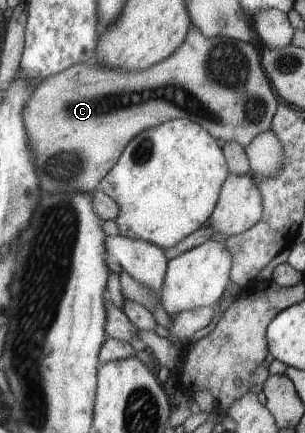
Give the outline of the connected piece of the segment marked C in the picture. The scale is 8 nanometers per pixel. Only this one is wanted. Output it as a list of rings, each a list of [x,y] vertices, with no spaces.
[[[192,26],[188,37],[186,37],[182,45],[173,54],[170,54],[168,58],[155,63],[145,70],[124,72],[114,68],[105,68],[94,62],[90,65],[76,64],[60,73],[50,74],[46,77],[46,81],[35,87],[24,109],[25,126],[29,131],[29,142],[33,144],[33,150],[37,153],[37,174],[40,176],[42,191],[46,191],[47,194],[51,194],[54,191],[74,192],[76,194],[78,192],[86,193],[96,190],[100,187],[102,178],[113,169],[114,164],[121,157],[121,153],[125,150],[128,142],[136,138],[141,131],[159,126],[173,119],[189,119],[194,123],[199,123],[202,127],[206,128],[206,131],[210,132],[210,135],[213,135],[221,143],[238,142],[244,147],[248,146],[258,134],[271,129],[274,114],[277,113],[278,99],[276,99],[272,87],[270,87],[270,81],[268,81],[268,77],[266,77],[267,73],[264,73],[264,70],[262,69],[262,65],[260,65],[260,53],[250,43],[240,40],[236,41],[234,38],[224,36],[210,38],[205,36],[196,26]]]

